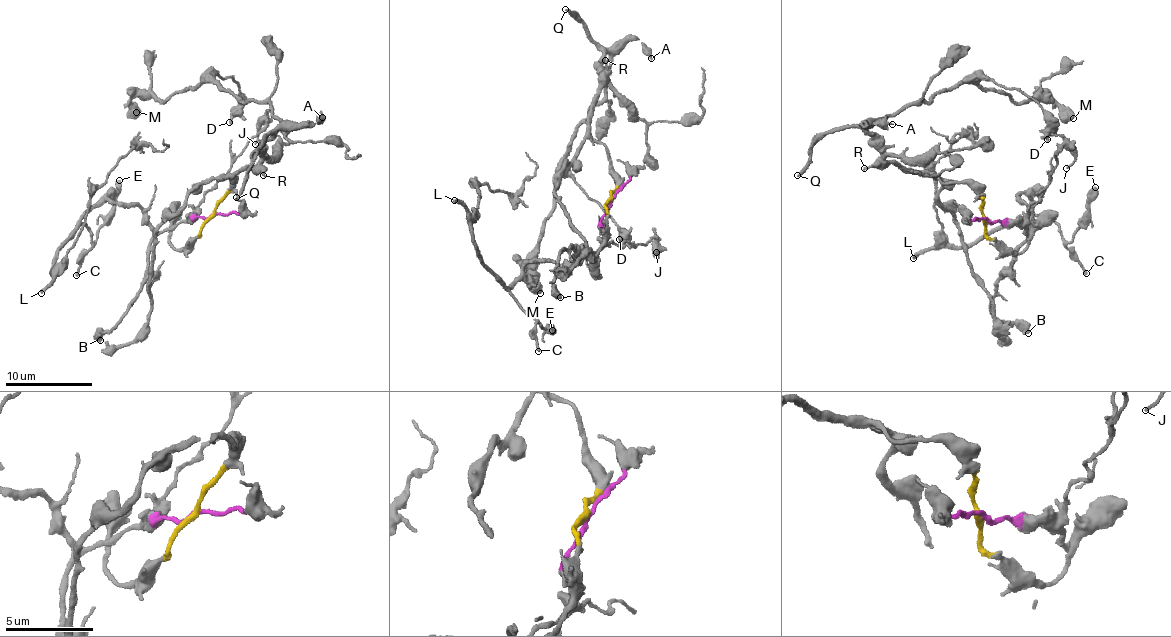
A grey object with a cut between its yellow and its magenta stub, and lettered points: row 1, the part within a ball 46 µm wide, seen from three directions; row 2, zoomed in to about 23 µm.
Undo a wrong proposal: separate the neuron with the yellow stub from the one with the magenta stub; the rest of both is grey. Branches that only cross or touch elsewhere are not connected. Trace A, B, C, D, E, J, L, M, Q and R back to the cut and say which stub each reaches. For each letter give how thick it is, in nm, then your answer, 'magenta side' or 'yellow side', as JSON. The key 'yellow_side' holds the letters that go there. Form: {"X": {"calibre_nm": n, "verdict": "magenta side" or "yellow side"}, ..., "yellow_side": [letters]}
{"A": {"calibre_nm": 240, "verdict": "yellow side"}, "B": {"calibre_nm": 600, "verdict": "magenta side"}, "C": {"calibre_nm": 200, "verdict": "magenta side"}, "D": {"calibre_nm": 280, "verdict": "yellow side"}, "E": {"calibre_nm": 550, "verdict": "magenta side"}, "J": {"calibre_nm": 160, "verdict": "magenta side"}, "L": {"calibre_nm": 280, "verdict": "magenta side"}, "M": {"calibre_nm": 650, "verdict": "yellow side"}, "Q": {"calibre_nm": 240, "verdict": "yellow side"}, "R": {"calibre_nm": 180, "verdict": "yellow side"}, "yellow_side": ["A", "D", "M", "Q", "R"]}

